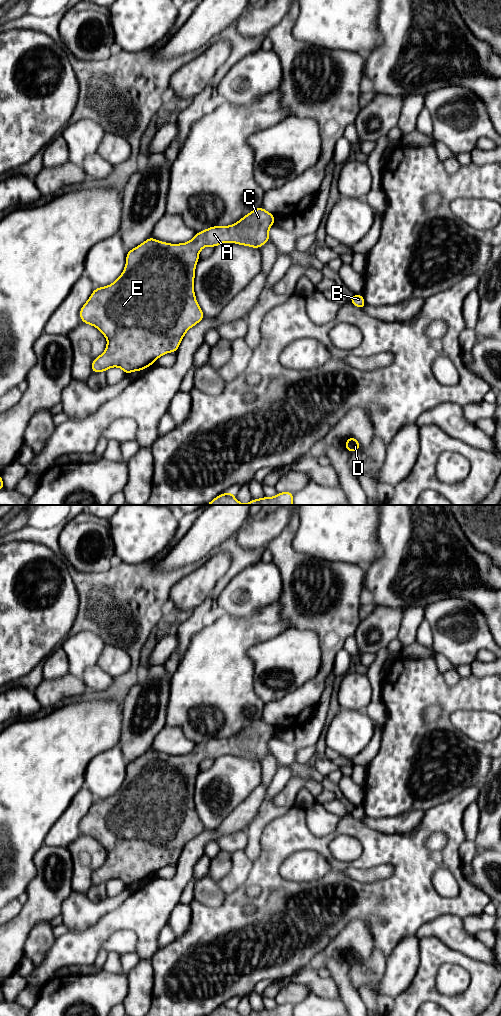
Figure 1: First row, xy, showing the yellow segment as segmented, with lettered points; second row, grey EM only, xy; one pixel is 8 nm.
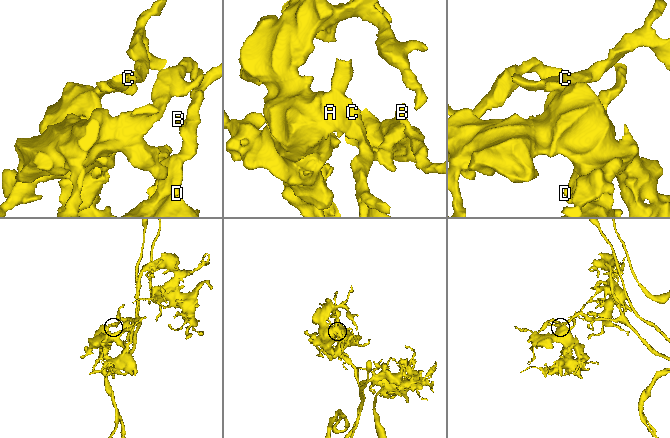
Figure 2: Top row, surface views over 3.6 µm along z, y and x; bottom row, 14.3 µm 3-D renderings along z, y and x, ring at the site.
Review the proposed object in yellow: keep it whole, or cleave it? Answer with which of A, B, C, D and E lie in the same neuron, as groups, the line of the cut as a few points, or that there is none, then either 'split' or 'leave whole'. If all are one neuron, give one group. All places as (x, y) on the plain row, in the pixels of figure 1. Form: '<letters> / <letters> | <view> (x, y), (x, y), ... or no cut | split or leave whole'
A B C D E | no cut | leave whole

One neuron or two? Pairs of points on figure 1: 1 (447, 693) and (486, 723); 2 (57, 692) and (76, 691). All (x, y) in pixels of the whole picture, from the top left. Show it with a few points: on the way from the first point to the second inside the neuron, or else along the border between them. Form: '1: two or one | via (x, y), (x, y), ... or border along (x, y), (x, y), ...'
1: two | border along (490, 711), (457, 709), (451, 714), (449, 719)
2: one | via (62, 691), (71, 691)

